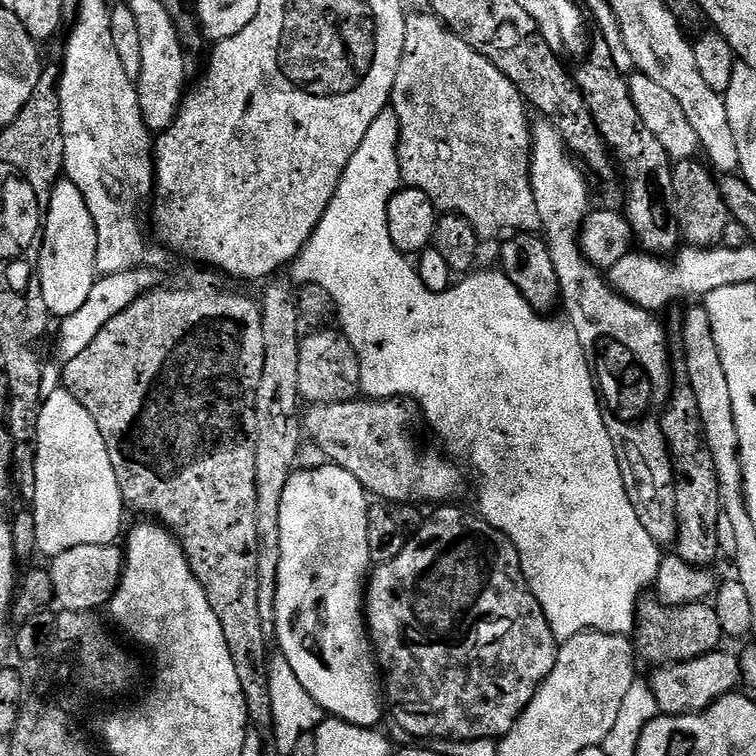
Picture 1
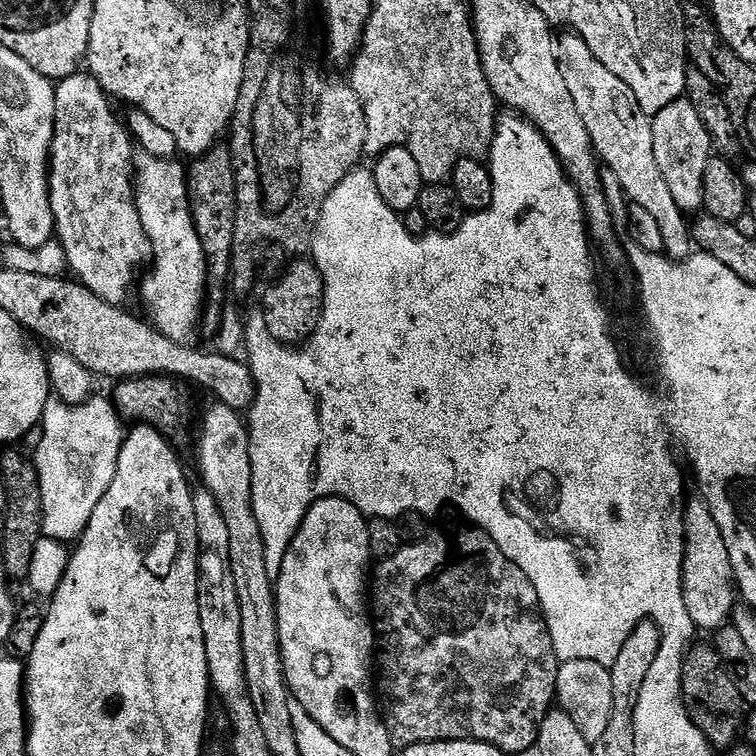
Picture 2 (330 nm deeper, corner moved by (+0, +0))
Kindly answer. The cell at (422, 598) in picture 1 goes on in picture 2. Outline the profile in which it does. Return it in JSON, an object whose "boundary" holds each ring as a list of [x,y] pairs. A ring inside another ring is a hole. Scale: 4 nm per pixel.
{"boundary":[[[475,526],[463,527],[457,532],[444,532],[441,536],[432,534],[425,539],[405,543],[388,560],[379,561],[371,573],[370,615],[378,637],[378,704],[382,709],[382,719],[397,749],[415,744],[433,744],[439,740],[477,740],[505,754],[528,752],[531,748],[533,751],[540,739],[540,724],[554,704],[556,679],[562,662],[556,656],[548,623],[538,602],[538,590],[534,590],[530,578],[526,578],[519,566],[510,562],[502,550],[498,550],[498,542],[494,542],[490,534]]]}

